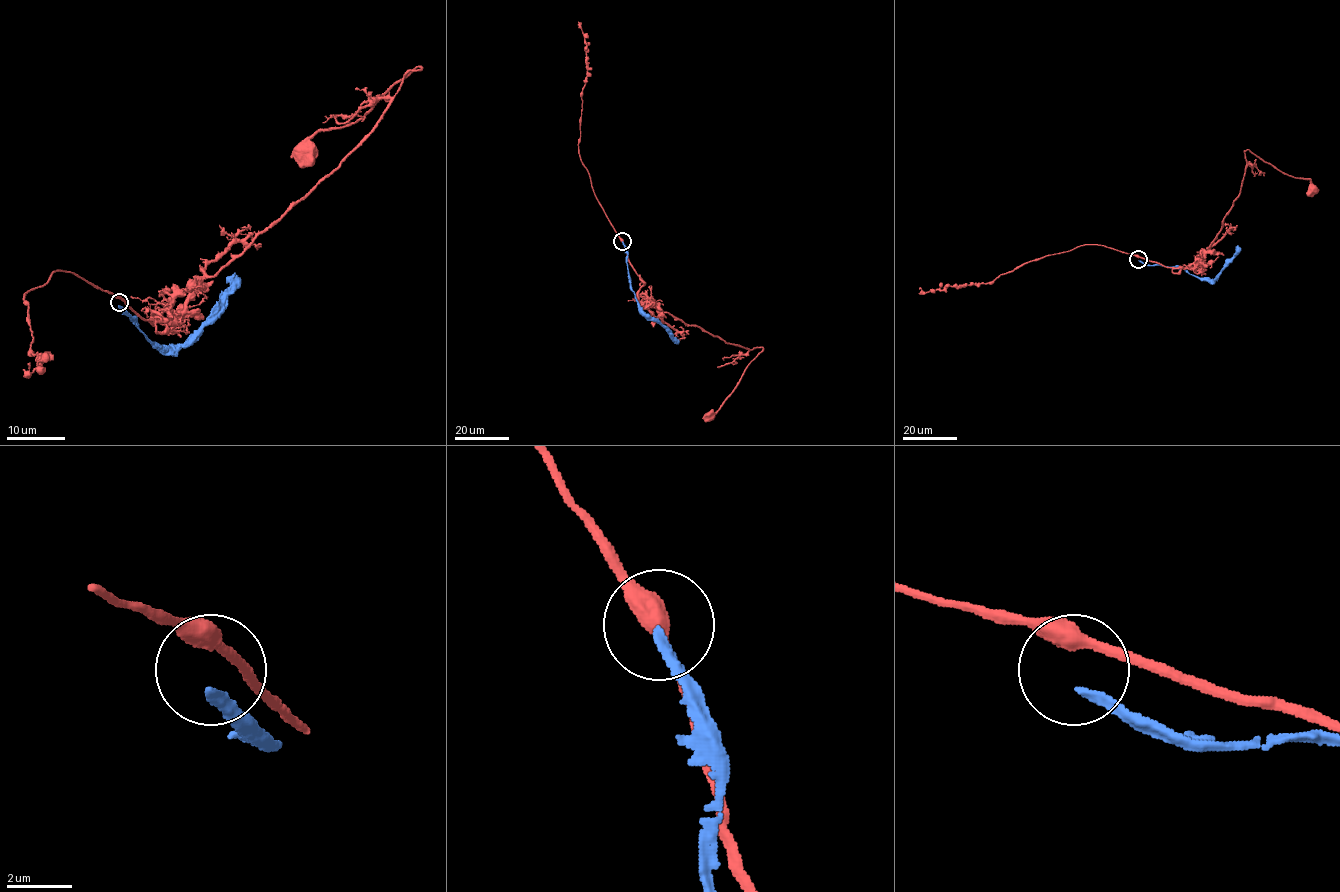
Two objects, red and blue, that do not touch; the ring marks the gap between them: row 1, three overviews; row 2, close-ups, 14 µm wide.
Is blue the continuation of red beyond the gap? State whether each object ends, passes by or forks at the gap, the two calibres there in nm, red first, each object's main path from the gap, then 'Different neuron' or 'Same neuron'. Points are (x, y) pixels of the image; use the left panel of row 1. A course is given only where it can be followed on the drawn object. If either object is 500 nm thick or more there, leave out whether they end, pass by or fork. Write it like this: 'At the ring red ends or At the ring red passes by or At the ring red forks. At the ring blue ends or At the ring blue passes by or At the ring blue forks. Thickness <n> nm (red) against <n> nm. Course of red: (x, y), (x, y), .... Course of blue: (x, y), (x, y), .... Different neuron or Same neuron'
Thickness 500 nm (red) against 280 nm. Course of red: (119, 299), (141, 318), (177, 316), (421, 69), (358, 121), (319, 129), (306, 151). Course of blue: (119, 305), (153, 343), (164, 348), (179, 347), (224, 299), (235, 273). Different neuron

